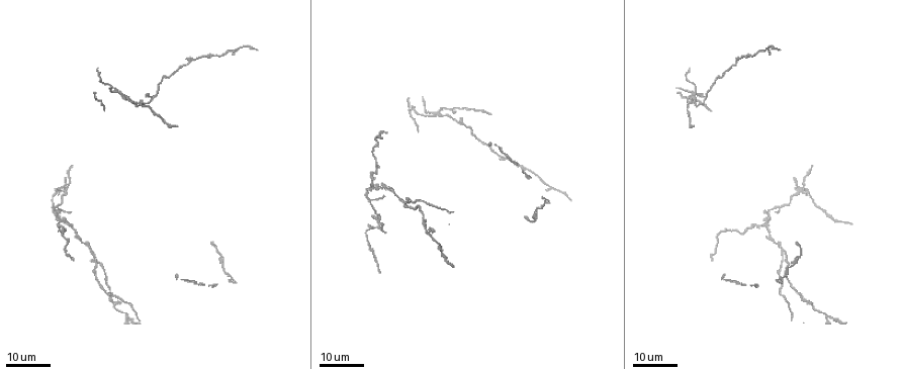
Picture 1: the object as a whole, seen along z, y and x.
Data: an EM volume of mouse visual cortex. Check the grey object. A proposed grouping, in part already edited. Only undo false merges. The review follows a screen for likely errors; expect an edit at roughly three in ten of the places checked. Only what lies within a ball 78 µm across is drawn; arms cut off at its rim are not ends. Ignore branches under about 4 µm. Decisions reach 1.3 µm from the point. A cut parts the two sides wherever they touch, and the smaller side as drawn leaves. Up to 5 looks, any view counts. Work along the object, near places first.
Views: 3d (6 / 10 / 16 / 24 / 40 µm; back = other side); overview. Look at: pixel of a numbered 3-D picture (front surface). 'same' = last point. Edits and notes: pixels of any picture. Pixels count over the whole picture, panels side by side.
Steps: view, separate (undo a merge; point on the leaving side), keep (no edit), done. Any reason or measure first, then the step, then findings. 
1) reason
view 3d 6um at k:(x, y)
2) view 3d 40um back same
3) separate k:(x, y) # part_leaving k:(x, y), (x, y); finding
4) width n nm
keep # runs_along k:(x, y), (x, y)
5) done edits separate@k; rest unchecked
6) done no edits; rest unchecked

arms run side by side
view 3d 16um at 1:(59, 221)

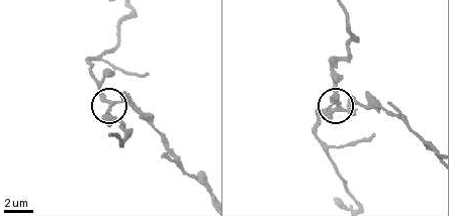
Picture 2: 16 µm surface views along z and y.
view 3d 6um at 2:(341, 107)

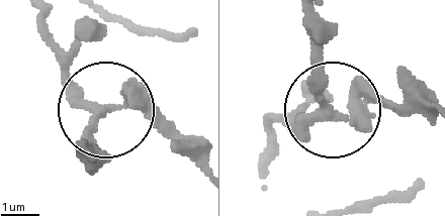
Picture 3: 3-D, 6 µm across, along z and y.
side_arm 22 um; arms 5
separate 3:(177, 136) # a second neuron is stuck on

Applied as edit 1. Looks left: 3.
two arms at a narrow angle
view 3d 24um at 1:(799, 191)

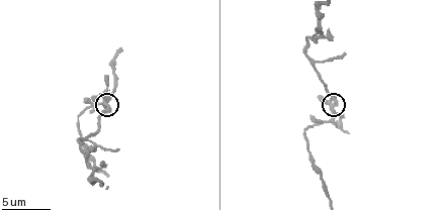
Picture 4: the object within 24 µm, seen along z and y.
view 3d 6um at 4:(106, 105)

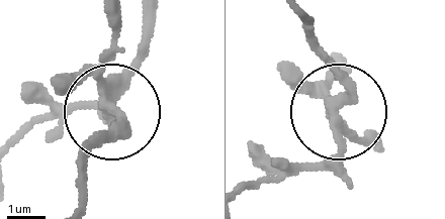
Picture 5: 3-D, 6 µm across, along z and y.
separate 5:(85, 108) # part_leaving 5:(333, 112), (333, 154), (246, 190); two neurons meet here

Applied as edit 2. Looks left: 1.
done edits separate@3, separate@5; rest unchecked

